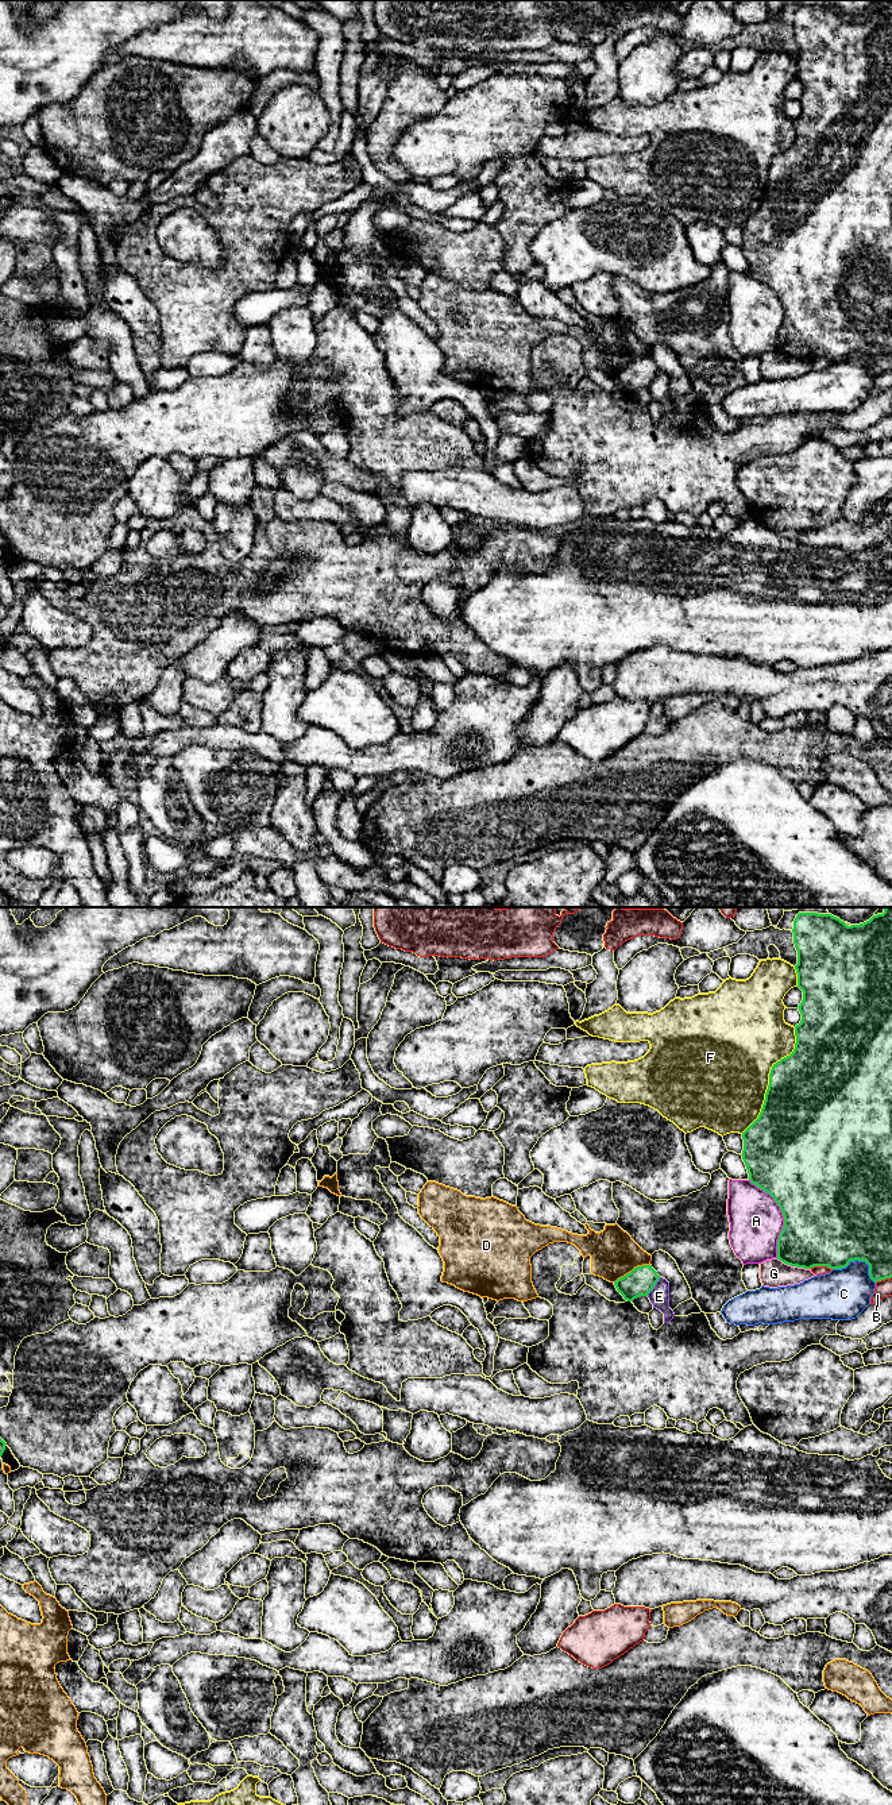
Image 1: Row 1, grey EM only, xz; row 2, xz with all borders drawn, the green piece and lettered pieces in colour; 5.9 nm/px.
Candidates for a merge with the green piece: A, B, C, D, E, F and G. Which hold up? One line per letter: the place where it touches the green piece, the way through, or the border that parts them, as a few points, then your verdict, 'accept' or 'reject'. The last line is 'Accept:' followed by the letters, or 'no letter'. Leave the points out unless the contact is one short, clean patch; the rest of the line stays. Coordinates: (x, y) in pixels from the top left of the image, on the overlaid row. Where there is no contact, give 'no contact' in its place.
A: contact xz (783, 1215); reject
B: contact xz (821, 1265); reject
C: contact xz (860, 1260); reject
D: contact xz (633, 1269); reject
E: contact xz (653, 1285); border xz (660, 1277), (647, 1295); reject
F: contact xz (769, 1079); reject
G: contact xz (794, 1265); reject
Accept: no letter

